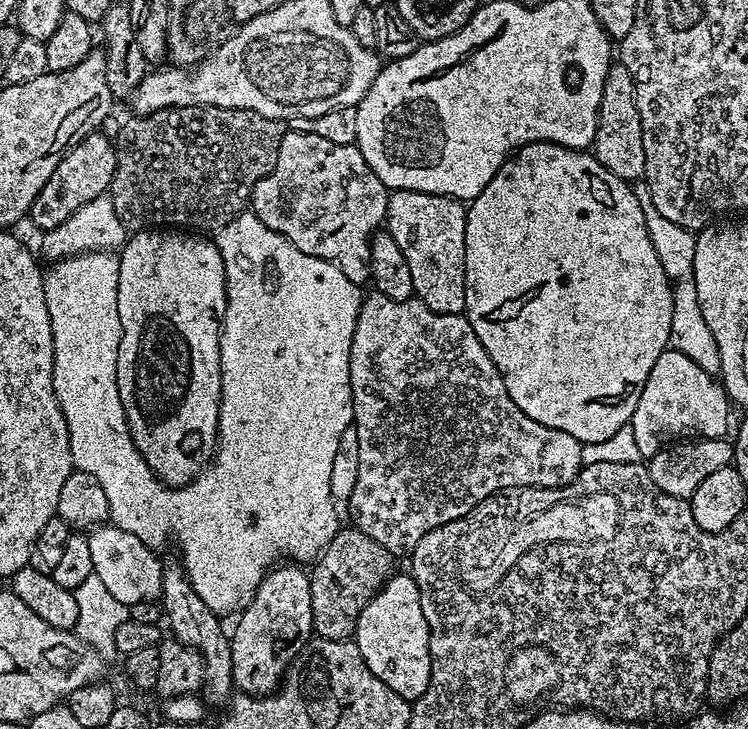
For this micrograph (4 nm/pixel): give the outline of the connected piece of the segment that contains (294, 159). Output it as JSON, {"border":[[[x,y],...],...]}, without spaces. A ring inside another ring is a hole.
{"border":[[[288,130],[280,143],[274,170],[270,170],[270,174],[266,174],[266,178],[262,178],[254,186],[250,208],[257,218],[270,226],[270,230],[294,242],[294,246],[298,246],[302,254],[310,254],[338,266],[338,270],[342,270],[342,274],[346,274],[350,282],[364,286],[369,283],[372,275],[372,238],[381,231],[388,218],[389,195],[390,189],[382,182],[382,178],[378,178],[378,174],[374,174],[374,170],[370,170],[366,158],[362,158],[360,149],[355,144],[330,142],[318,134]]]}

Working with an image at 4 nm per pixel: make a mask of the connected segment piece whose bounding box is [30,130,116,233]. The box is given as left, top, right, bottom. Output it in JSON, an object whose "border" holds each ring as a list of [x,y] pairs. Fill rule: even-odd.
{"border":[[[103,131],[91,132],[78,146],[69,148],[64,160],[58,162],[58,170],[50,174],[50,182],[42,186],[38,198],[34,198],[34,206],[30,213],[30,221],[41,233],[61,226],[76,210],[91,202],[99,195],[107,193],[112,187],[114,170],[116,169],[116,146],[111,139],[103,136]]]}

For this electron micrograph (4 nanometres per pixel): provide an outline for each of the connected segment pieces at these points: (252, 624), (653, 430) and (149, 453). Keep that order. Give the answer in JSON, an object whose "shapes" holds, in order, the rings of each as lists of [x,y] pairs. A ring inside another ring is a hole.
{"shapes":[[[[295,562],[273,567],[256,587],[254,598],[239,613],[237,620],[240,621],[230,632],[232,683],[243,695],[271,696],[280,687],[292,661],[313,639],[308,577],[309,573]]],[[[669,347],[654,362],[654,370],[650,370],[650,378],[646,378],[646,386],[642,386],[642,394],[638,398],[638,406],[634,406],[631,418],[634,439],[641,457],[647,458],[658,454],[658,450],[681,438],[724,438],[728,432],[728,408],[730,401],[724,385],[701,362],[693,362],[686,354],[677,348]]],[[[136,230],[127,237],[126,243],[119,249],[120,269],[118,270],[118,318],[122,322],[122,338],[118,346],[118,394],[122,398],[122,406],[126,414],[126,422],[128,423],[128,433],[130,438],[134,438],[134,446],[138,446],[138,450],[142,454],[142,458],[146,458],[148,469],[163,482],[169,486],[183,486],[192,483],[197,472],[201,471],[202,465],[205,463],[204,456],[211,457],[216,450],[216,441],[218,439],[218,418],[220,417],[220,391],[222,390],[222,378],[220,377],[220,325],[221,317],[224,315],[224,308],[228,305],[226,298],[226,290],[224,289],[224,263],[222,262],[222,254],[216,249],[215,243],[211,239],[205,238],[200,234],[185,234],[180,230]]]]}

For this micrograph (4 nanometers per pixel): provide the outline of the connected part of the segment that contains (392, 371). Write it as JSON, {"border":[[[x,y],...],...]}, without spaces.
{"border":[[[375,290],[363,297],[358,326],[354,326],[354,338],[350,346],[350,386],[352,387],[352,419],[358,430],[358,479],[354,485],[354,494],[346,502],[346,508],[352,515],[351,523],[362,534],[370,534],[378,546],[386,546],[393,557],[411,554],[414,546],[430,534],[430,530],[438,530],[438,526],[446,526],[446,522],[454,522],[462,518],[474,506],[478,506],[488,496],[497,495],[505,490],[517,488],[560,488],[569,484],[580,473],[584,464],[582,450],[584,445],[578,438],[570,438],[570,434],[562,434],[562,430],[554,430],[542,426],[542,422],[534,422],[510,398],[490,354],[486,354],[486,346],[478,342],[478,334],[474,334],[474,326],[470,326],[467,315],[438,314],[430,310],[418,299],[394,302],[394,298],[386,298],[386,294]]]}

